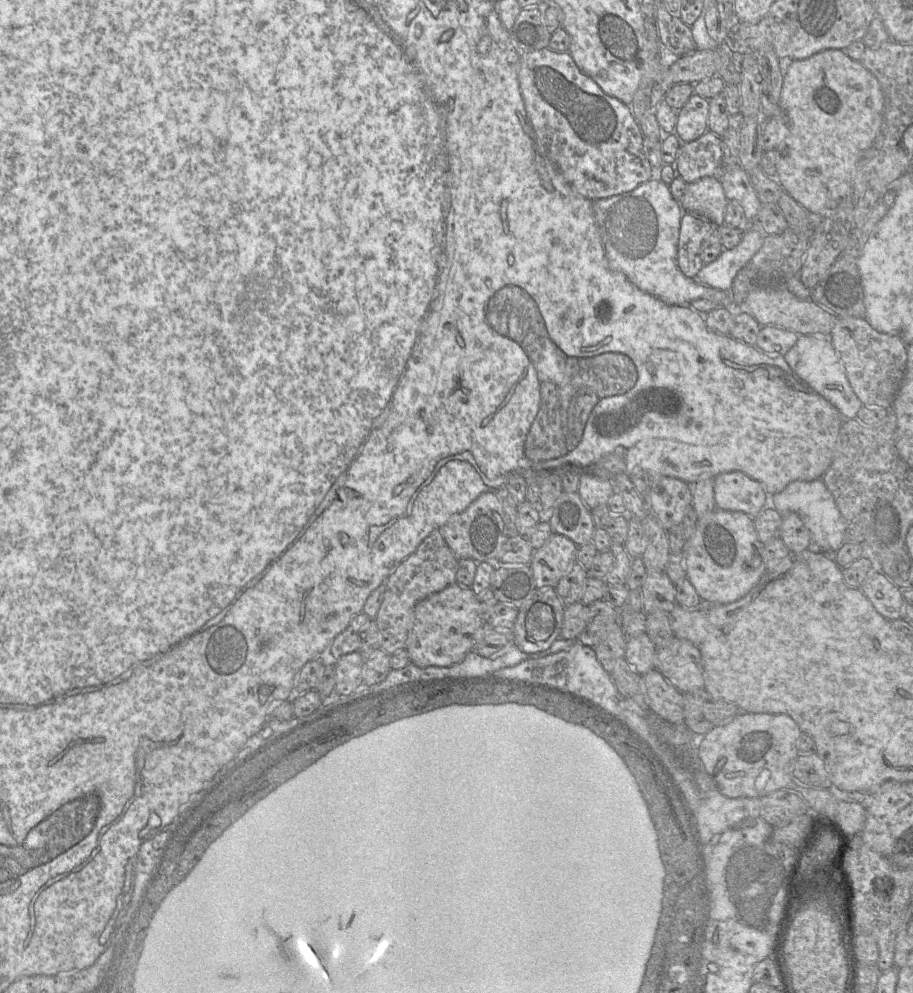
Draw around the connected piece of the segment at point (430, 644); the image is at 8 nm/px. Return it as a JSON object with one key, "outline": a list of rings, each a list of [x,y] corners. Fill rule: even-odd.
{"outline":[[[454,583],[419,602],[407,643],[411,663],[420,667],[450,666],[474,650],[477,633],[486,623],[477,595],[471,587]]]}

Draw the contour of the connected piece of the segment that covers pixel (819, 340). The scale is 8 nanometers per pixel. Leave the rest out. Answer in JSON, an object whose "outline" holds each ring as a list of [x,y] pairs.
{"outline":[[[799,335],[795,345],[784,355],[796,376],[810,389],[825,398],[846,419],[855,419],[861,407],[860,399],[852,389],[845,367],[828,335]]]}

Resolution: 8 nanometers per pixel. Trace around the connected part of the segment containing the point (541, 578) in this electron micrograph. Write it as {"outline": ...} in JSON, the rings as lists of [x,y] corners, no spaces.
{"outline":[[[553,532],[544,545],[535,550],[529,564],[537,587],[555,588],[578,562],[577,553],[578,546],[571,539]]]}

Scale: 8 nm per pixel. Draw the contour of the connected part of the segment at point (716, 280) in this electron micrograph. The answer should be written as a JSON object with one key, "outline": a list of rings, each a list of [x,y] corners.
{"outline":[[[747,222],[741,242],[732,249],[725,249],[716,260],[705,264],[692,278],[712,288],[730,291],[739,271],[760,250],[766,234],[760,225]]]}

